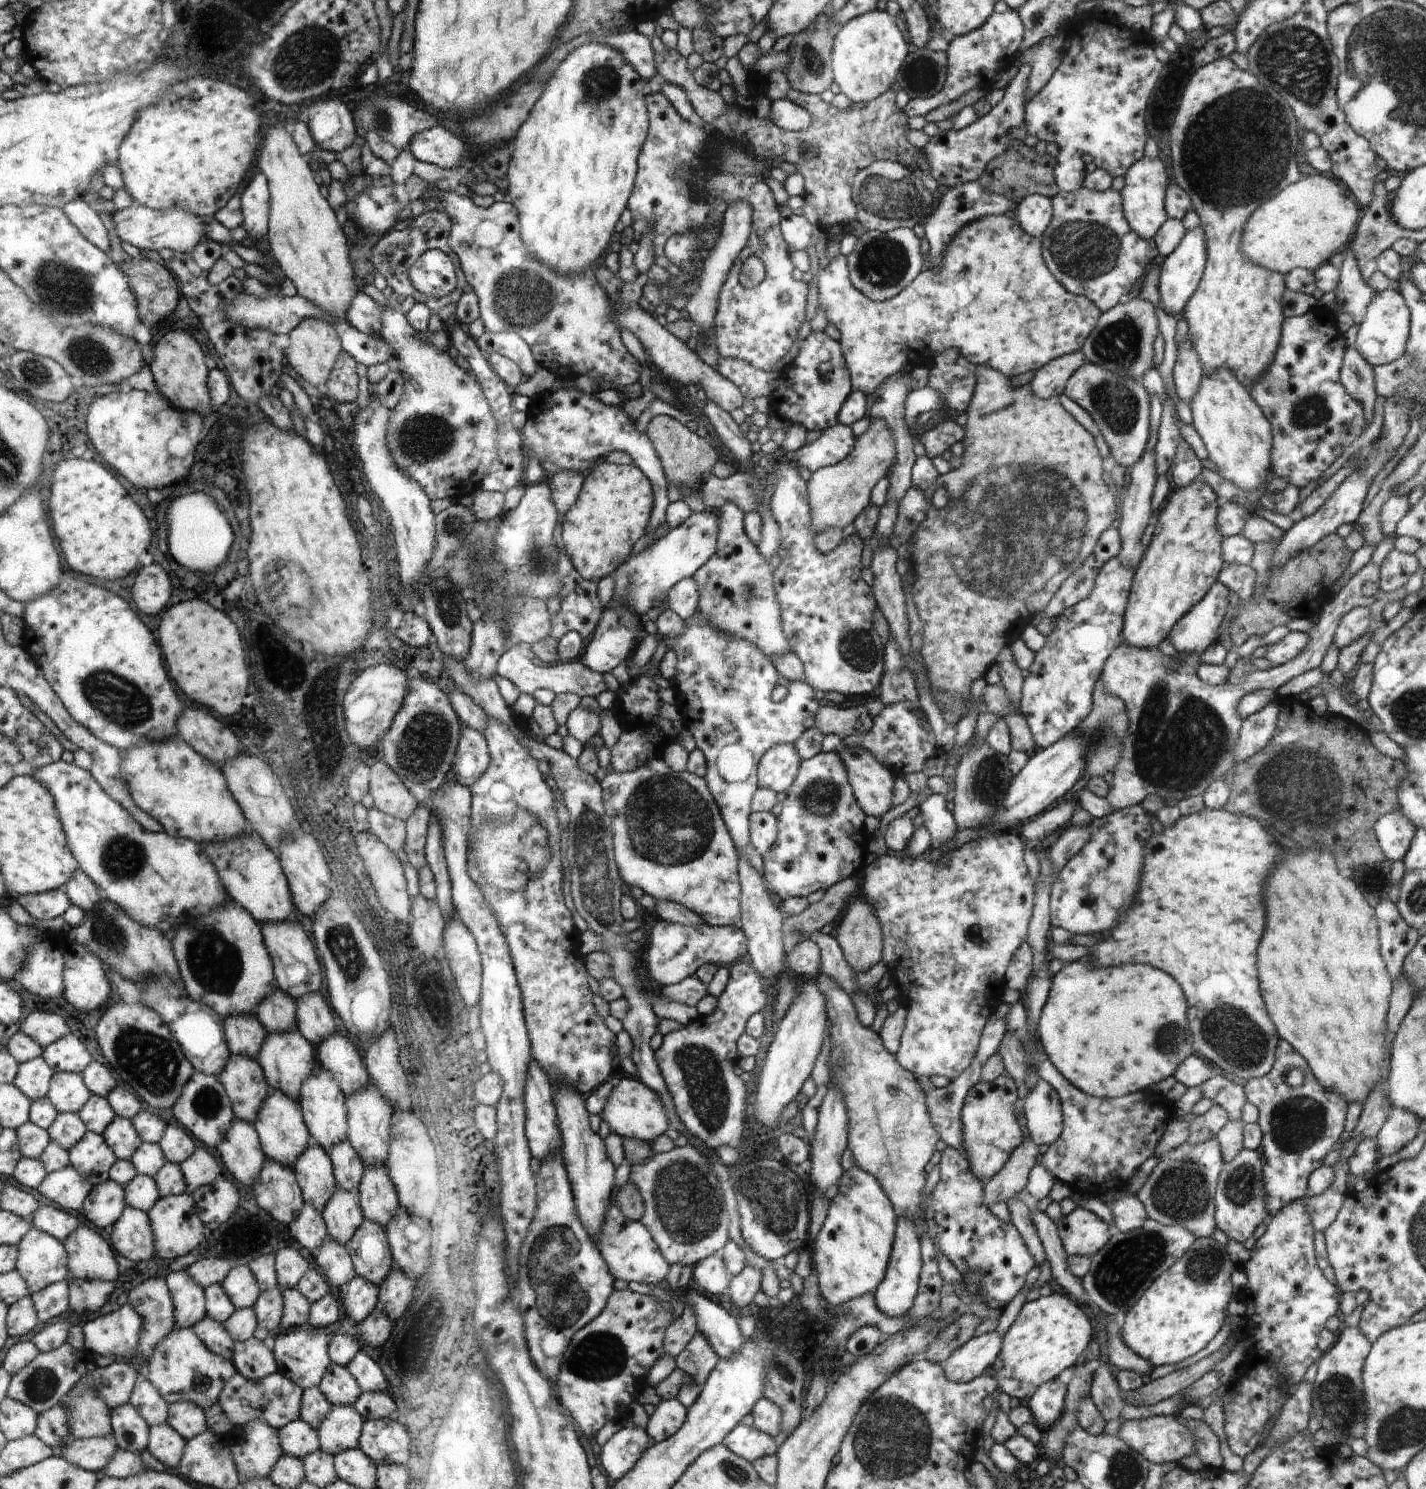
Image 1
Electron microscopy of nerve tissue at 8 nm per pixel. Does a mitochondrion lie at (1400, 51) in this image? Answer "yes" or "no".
yes

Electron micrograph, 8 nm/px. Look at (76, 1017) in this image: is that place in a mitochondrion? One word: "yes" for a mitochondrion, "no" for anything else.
no

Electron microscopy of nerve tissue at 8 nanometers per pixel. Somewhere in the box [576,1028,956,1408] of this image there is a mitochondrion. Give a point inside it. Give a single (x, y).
(686, 1204)

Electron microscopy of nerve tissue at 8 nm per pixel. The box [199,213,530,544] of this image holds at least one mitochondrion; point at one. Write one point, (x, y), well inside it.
(425, 437)

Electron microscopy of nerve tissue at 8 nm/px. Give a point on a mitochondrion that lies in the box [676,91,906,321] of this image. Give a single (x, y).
(808, 150)

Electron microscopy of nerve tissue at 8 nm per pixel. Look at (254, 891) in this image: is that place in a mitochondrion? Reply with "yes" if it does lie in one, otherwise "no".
no

